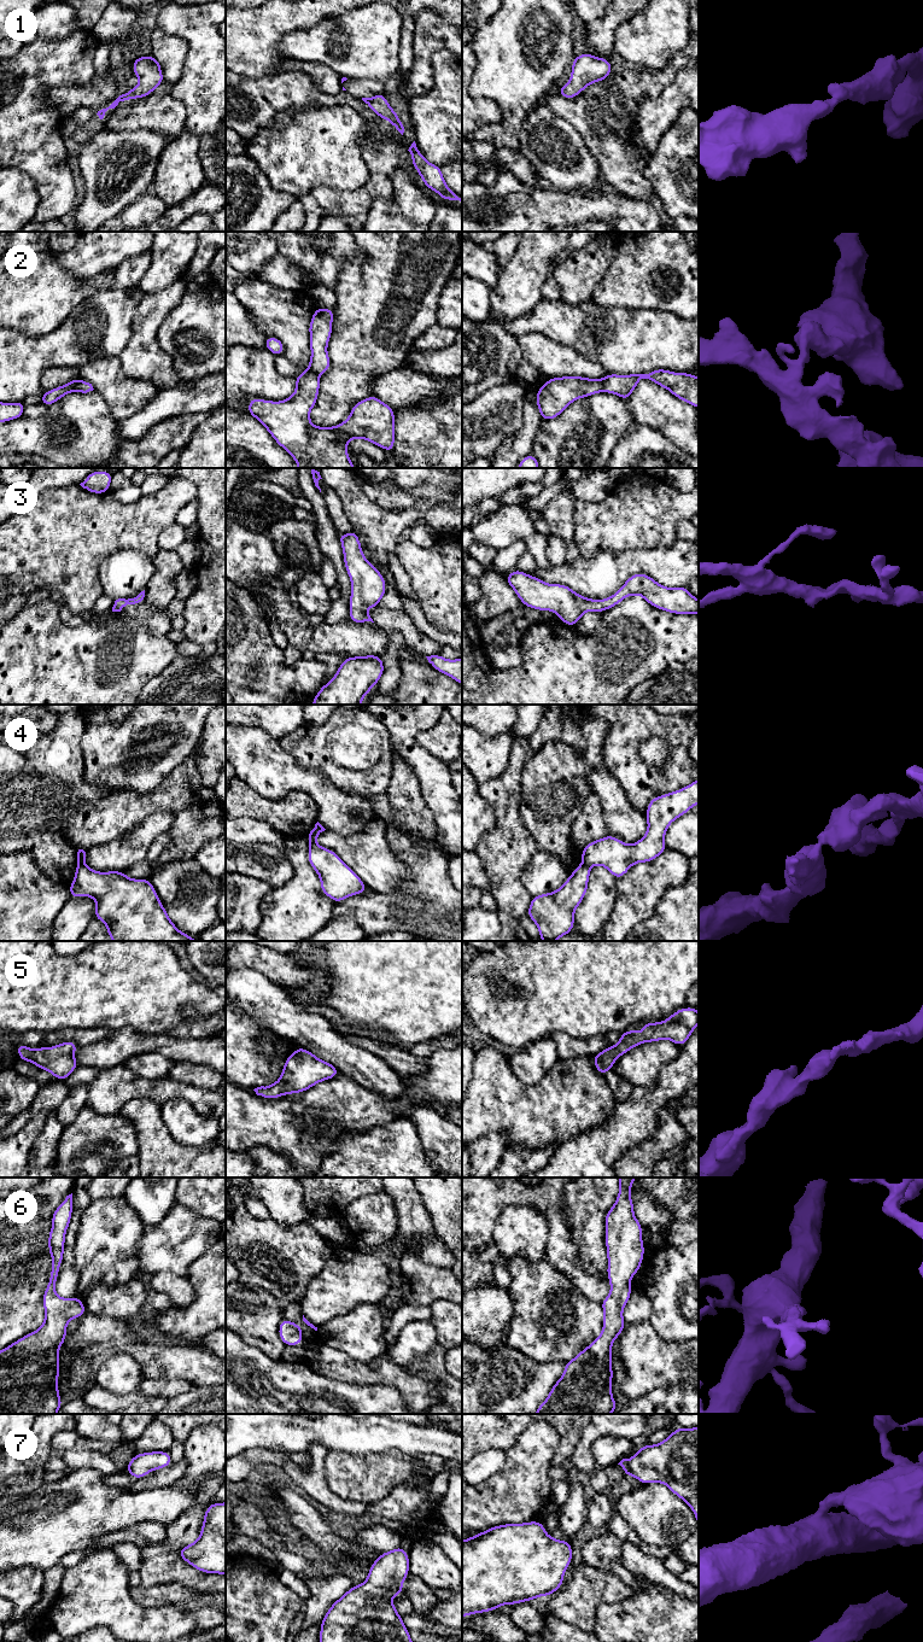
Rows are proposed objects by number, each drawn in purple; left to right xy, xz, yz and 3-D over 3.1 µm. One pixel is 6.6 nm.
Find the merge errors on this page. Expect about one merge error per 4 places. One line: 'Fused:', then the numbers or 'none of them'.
Fused: 2, 4

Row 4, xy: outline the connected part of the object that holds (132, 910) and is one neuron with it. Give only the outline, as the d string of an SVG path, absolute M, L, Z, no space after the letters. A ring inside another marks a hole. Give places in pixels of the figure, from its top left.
M83 864L76 866L69 892L70 898L90 896L95 900L94 919L106 923L112 941L199 941L175 927L147 878L132 880L123 871L98 872Z

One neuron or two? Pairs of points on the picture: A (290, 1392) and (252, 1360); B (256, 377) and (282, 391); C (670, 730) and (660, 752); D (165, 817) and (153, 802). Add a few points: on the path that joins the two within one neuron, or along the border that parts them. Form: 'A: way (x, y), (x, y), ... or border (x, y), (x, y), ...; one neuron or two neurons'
A: way (280, 1388), (262, 1369); one neuron
B: way (262, 380), (276, 387); one neuron
C: border (652, 735), (669, 743), (664, 767); two neurons
D: border (174, 814), (169, 811), (153, 811), (136, 827); two neurons

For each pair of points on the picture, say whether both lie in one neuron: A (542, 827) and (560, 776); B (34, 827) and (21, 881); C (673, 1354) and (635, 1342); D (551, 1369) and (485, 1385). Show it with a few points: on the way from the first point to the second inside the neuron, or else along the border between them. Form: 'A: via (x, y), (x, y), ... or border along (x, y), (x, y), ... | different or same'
A: via (548, 814), (554, 788) | same
B: border along (12, 853), (28, 853), (45, 876) | different
C: via (664, 1354), (647, 1354), (644, 1351) | same
D: via (535, 1379), (524, 1384), (502, 1385) | same

